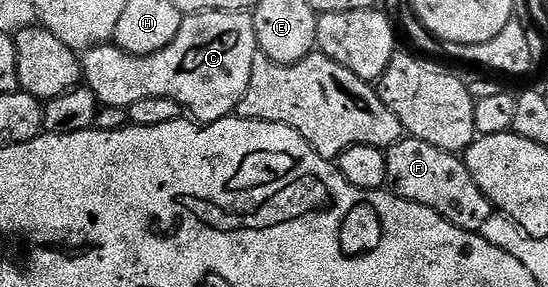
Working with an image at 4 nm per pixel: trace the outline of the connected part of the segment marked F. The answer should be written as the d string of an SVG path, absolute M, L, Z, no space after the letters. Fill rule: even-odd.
M402 138L388 149L385 161L388 183L396 195L413 204L427 206L457 228L480 233L481 227L495 216L493 205L485 197L483 190L475 186L475 178L471 178L460 155L444 152L422 140Z

